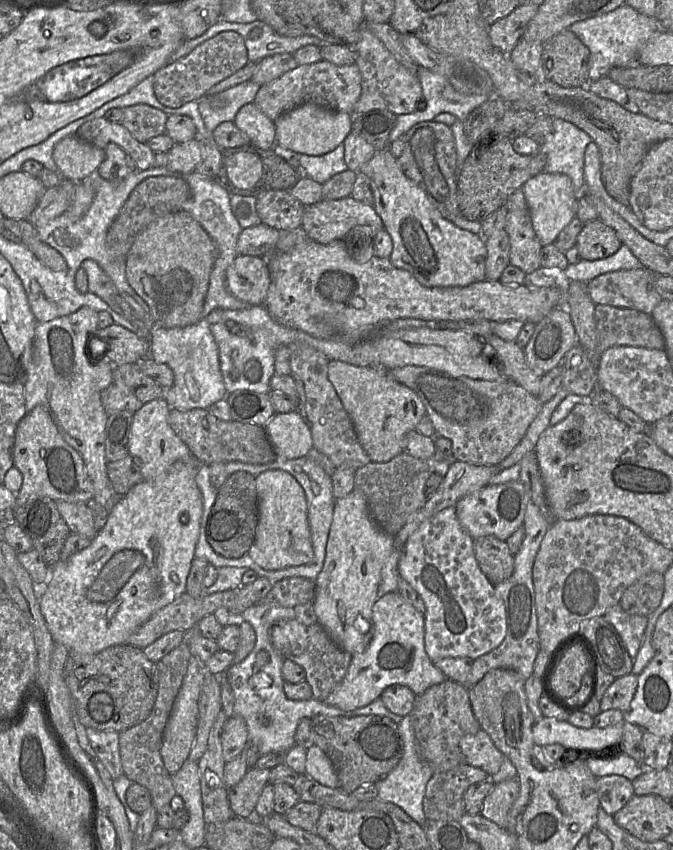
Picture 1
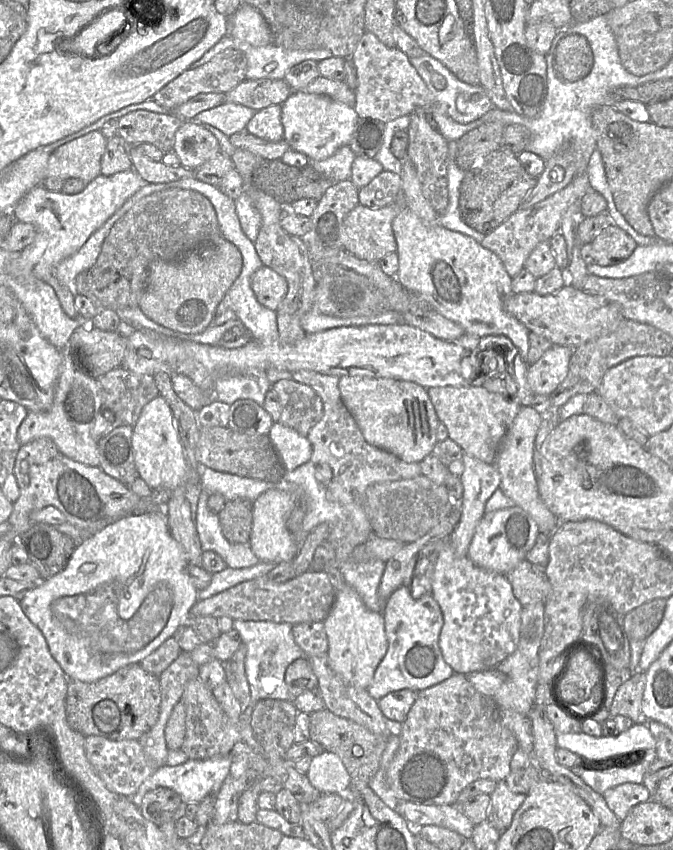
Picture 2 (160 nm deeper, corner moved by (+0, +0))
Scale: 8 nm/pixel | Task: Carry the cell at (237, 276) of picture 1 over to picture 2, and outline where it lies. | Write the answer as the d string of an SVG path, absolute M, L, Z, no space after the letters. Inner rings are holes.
M263 265L251 277L252 290L260 304L276 311L288 291L286 279Z

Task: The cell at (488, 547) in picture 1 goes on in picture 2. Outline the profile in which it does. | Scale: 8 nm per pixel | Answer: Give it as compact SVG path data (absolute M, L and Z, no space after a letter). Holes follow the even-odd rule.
M526 560L521 561L505 576L511 584L514 596L522 606L544 603L551 593L551 585L544 574L544 569Z

